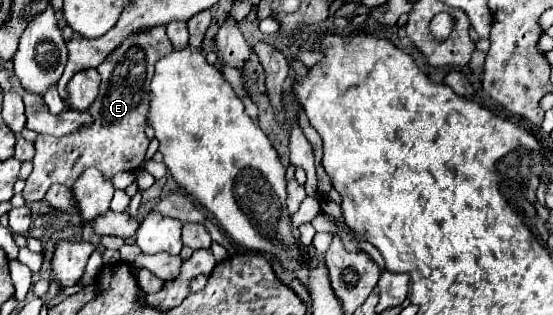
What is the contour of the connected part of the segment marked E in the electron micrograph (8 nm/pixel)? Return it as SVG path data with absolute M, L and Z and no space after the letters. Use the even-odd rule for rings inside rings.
M155 27L129 37L111 55L107 55L107 59L97 67L101 73L99 95L87 109L87 113L93 117L91 127L79 127L79 131L63 137L39 135L35 139L33 171L27 177L25 189L21 193L27 205L41 201L55 183L73 191L75 179L79 179L79 175L89 167L99 169L105 179L111 179L119 171L137 171L149 147L143 125L147 123L147 111L151 103L149 85L153 67L159 59L163 59L163 55L169 55L171 51L173 45L167 39L165 27Z

